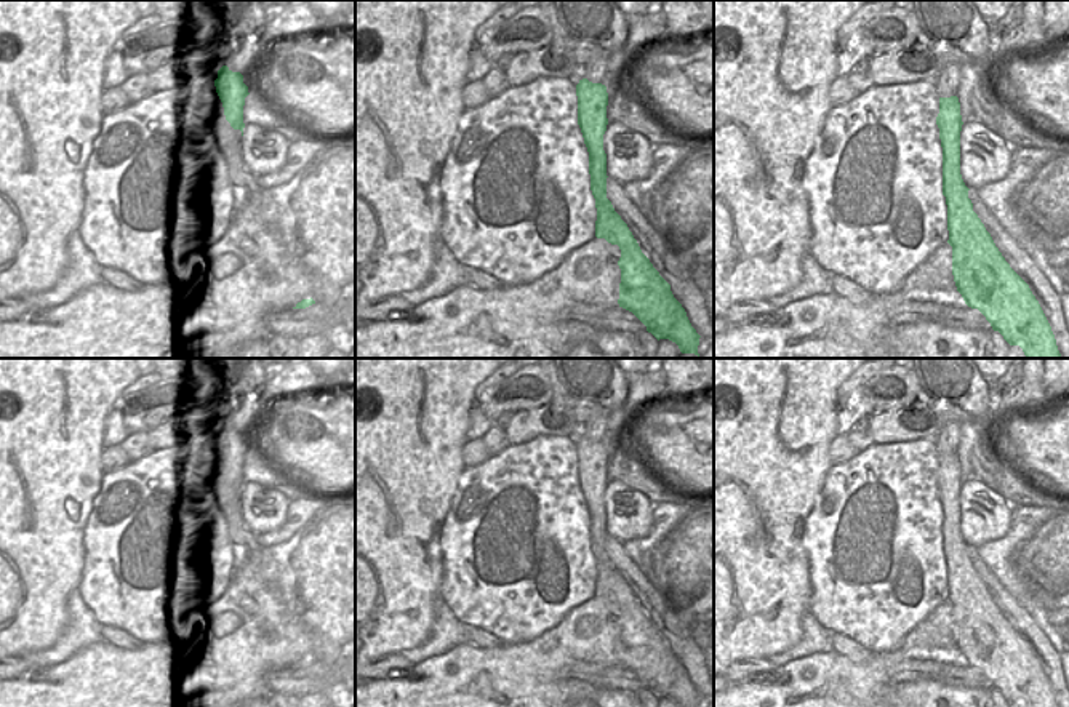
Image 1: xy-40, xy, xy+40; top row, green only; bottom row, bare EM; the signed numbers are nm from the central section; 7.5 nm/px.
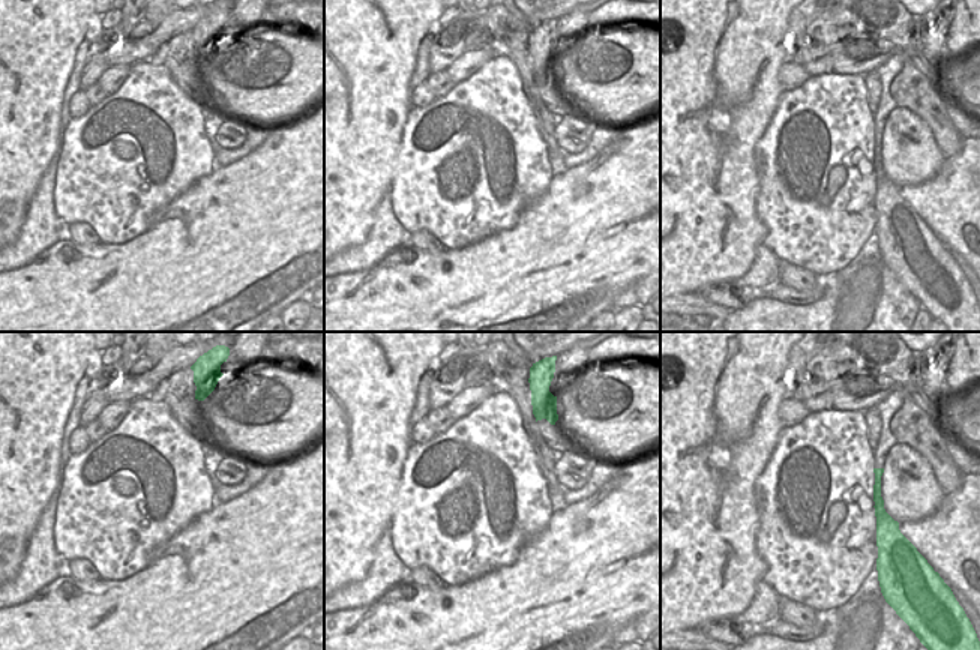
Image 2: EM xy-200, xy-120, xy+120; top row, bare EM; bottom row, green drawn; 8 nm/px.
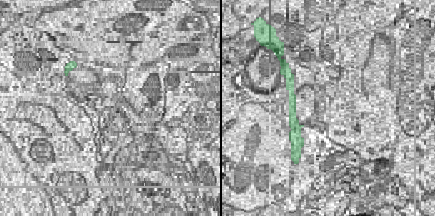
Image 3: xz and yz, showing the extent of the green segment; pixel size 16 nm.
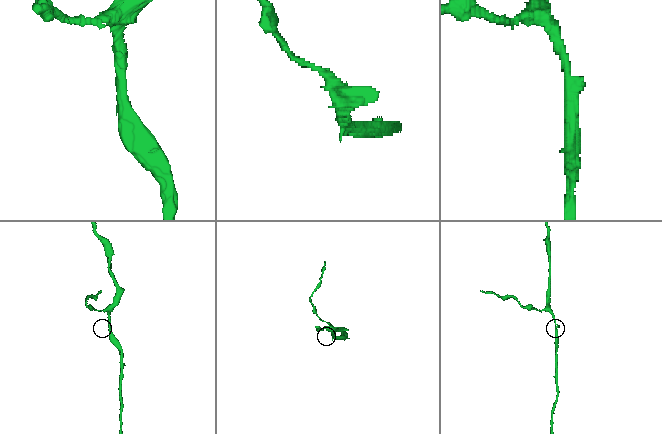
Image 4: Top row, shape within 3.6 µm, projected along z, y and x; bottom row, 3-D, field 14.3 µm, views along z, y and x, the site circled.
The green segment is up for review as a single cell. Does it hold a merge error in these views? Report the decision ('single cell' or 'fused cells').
single cell

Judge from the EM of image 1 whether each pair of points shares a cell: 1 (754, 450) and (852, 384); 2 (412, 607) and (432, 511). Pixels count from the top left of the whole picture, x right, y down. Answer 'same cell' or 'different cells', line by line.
1: different cells
2: same cell

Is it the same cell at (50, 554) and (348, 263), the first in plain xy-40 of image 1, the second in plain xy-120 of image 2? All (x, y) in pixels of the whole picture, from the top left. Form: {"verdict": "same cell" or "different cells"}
{"verdict": "different cells"}

